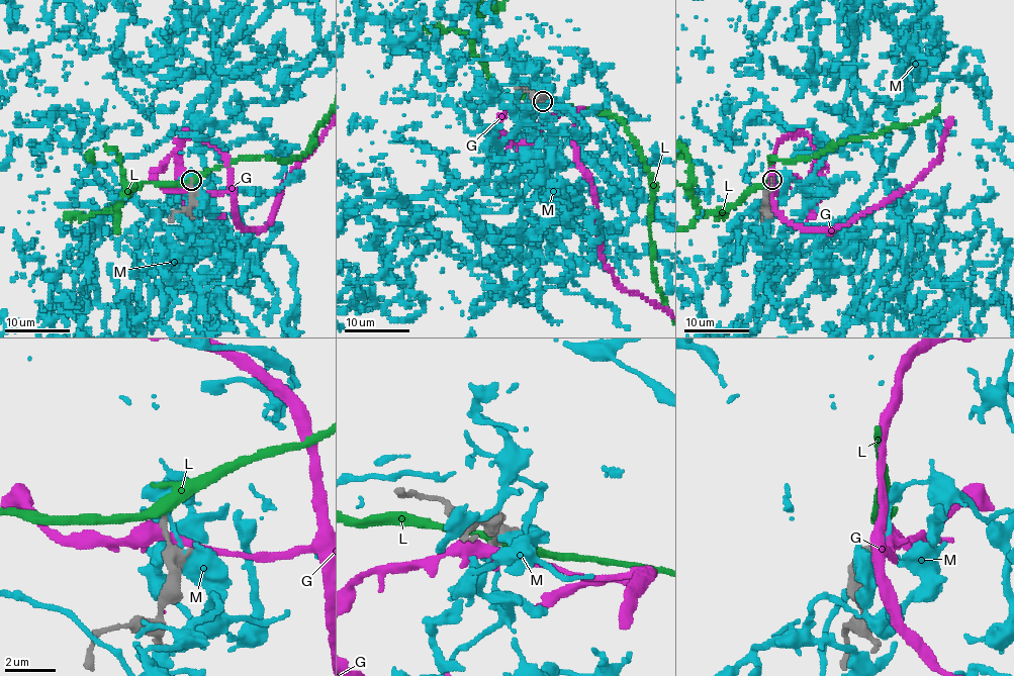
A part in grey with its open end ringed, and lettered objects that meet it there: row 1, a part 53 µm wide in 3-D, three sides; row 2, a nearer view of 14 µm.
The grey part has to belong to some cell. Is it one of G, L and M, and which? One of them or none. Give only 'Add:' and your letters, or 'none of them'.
Add: none of them

